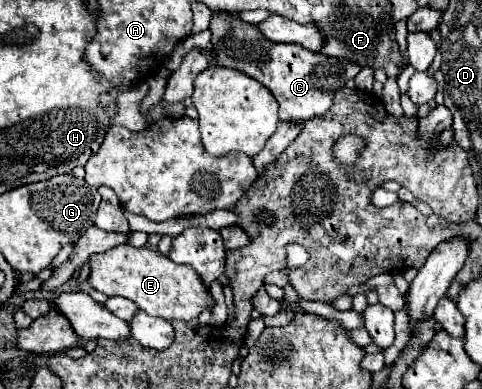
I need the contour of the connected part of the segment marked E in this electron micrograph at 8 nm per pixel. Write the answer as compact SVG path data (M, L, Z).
M122 244L108 252L94 254L90 258L88 282L94 290L106 296L128 298L146 314L160 316L164 320L190 322L192 318L198 318L204 308L210 308L214 304L210 292L204 288L198 274L190 270L190 266L174 264L168 256L156 250L134 248L130 244Z

